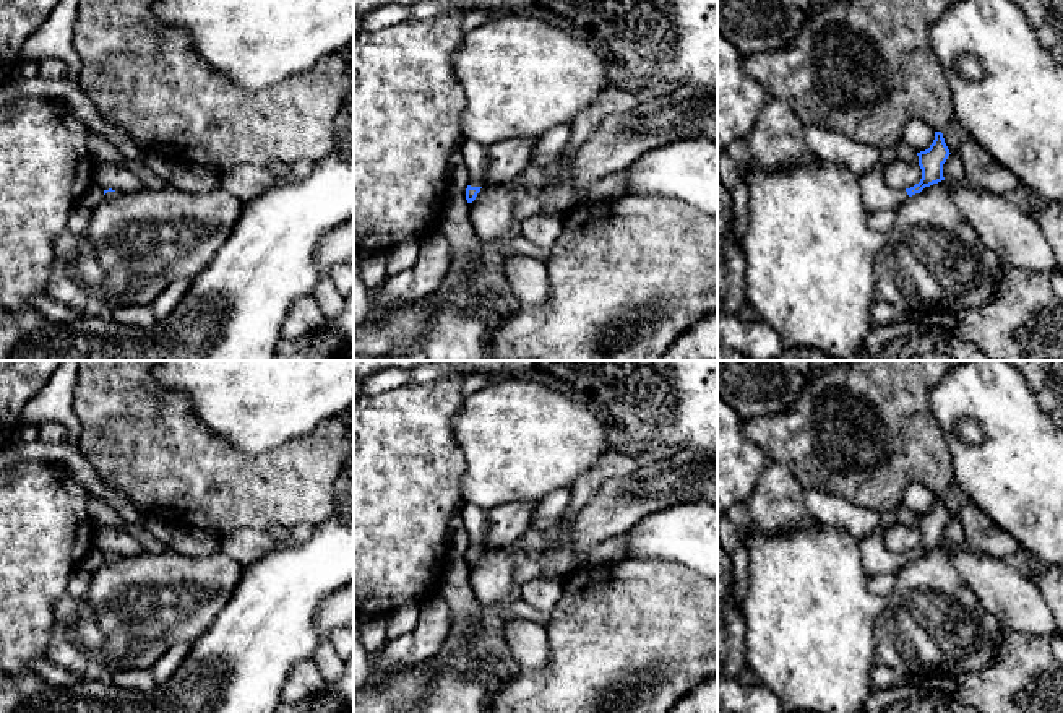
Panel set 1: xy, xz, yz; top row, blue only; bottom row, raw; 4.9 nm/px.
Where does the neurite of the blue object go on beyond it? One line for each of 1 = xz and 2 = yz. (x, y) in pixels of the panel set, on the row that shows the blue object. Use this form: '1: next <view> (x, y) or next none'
1: next xz (476, 155)
2: next yz (877, 195)

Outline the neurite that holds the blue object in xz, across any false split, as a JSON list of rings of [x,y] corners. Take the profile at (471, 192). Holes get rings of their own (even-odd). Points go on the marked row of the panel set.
[[[464,140],[461,153],[464,164],[471,174],[466,188],[466,200],[467,203],[472,203],[482,188],[480,185],[488,162],[488,146],[472,140]]]

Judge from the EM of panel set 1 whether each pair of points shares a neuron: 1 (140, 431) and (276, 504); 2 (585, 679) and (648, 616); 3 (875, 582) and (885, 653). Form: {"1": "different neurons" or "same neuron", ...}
{"1": "same neuron", "2": "same neuron", "3": "different neurons"}

